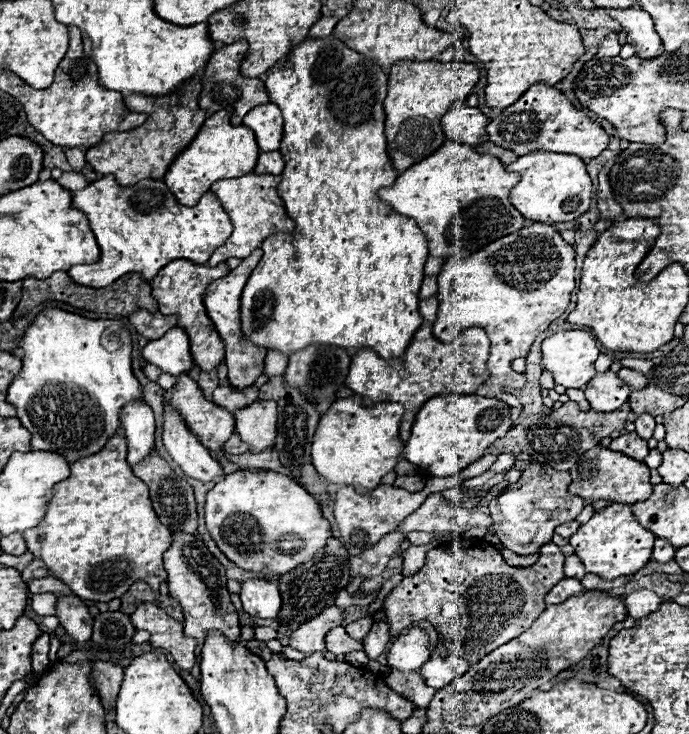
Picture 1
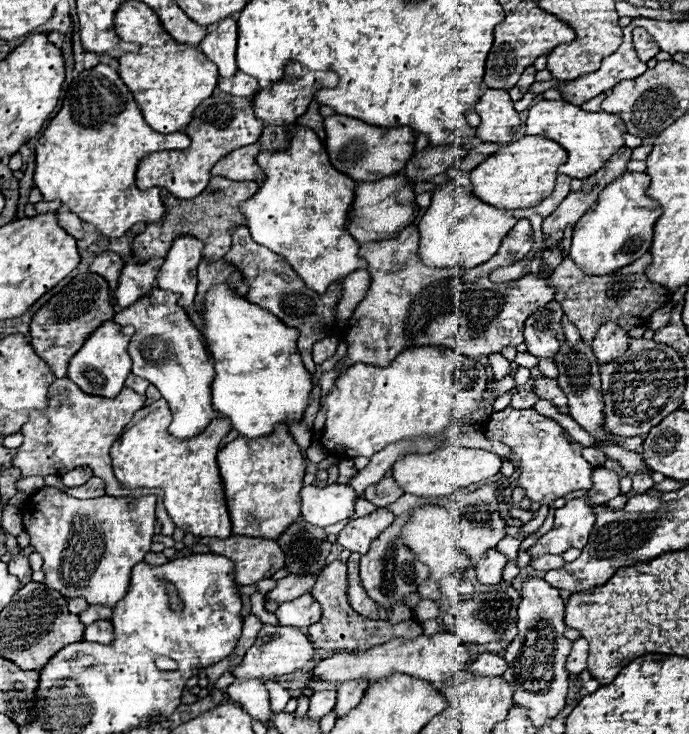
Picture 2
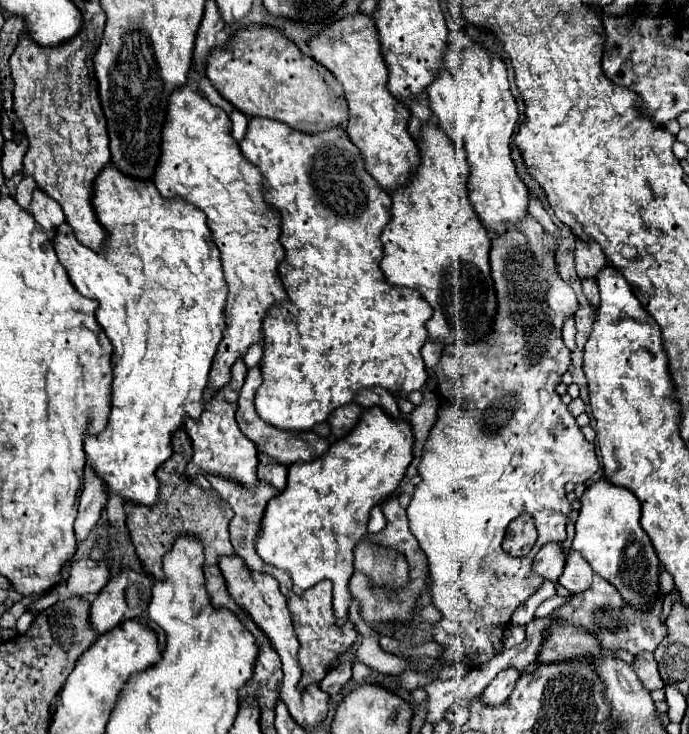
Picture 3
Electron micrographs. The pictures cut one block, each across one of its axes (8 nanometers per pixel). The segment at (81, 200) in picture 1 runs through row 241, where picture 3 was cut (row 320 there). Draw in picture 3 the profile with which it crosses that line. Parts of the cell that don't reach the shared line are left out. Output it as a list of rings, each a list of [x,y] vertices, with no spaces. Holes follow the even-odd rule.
[[[106,166],[94,184],[94,210],[98,212],[100,224],[108,230],[102,254],[80,244],[68,224],[62,224],[54,238],[56,254],[76,290],[98,302],[96,320],[114,346],[112,412],[108,428],[102,436],[90,436],[84,444],[84,452],[88,466],[104,482],[108,496],[152,508],[160,502],[156,470],[172,456],[174,432],[184,426],[184,418],[198,420],[204,410],[202,394],[226,328],[228,284],[222,272],[220,250],[206,226],[204,212],[184,200],[162,198],[154,184],[134,184],[134,180],[126,180],[126,176]]]

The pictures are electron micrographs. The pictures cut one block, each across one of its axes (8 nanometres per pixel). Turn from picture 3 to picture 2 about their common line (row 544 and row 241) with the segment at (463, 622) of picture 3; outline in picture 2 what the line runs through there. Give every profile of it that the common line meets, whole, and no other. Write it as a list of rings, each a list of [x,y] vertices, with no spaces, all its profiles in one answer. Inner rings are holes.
[[[558,174],[558,182],[556,182],[556,188],[554,188],[552,196],[542,200],[538,206],[526,208],[526,210],[500,210],[500,208],[494,208],[490,204],[484,204],[470,190],[462,188],[456,182],[446,182],[444,186],[436,186],[436,190],[432,192],[432,206],[426,210],[424,218],[418,224],[418,230],[420,230],[420,258],[422,258],[424,264],[428,264],[432,268],[454,268],[454,266],[476,268],[476,266],[482,266],[484,262],[488,262],[498,252],[500,242],[514,228],[514,224],[518,220],[526,218],[534,226],[534,248],[520,262],[514,262],[510,266],[496,268],[496,270],[490,272],[490,280],[496,282],[496,284],[524,278],[524,274],[528,274],[526,264],[536,256],[536,252],[546,248],[544,246],[544,236],[542,236],[542,230],[540,230],[542,220],[546,216],[550,216],[568,194],[570,194],[570,178]]]

